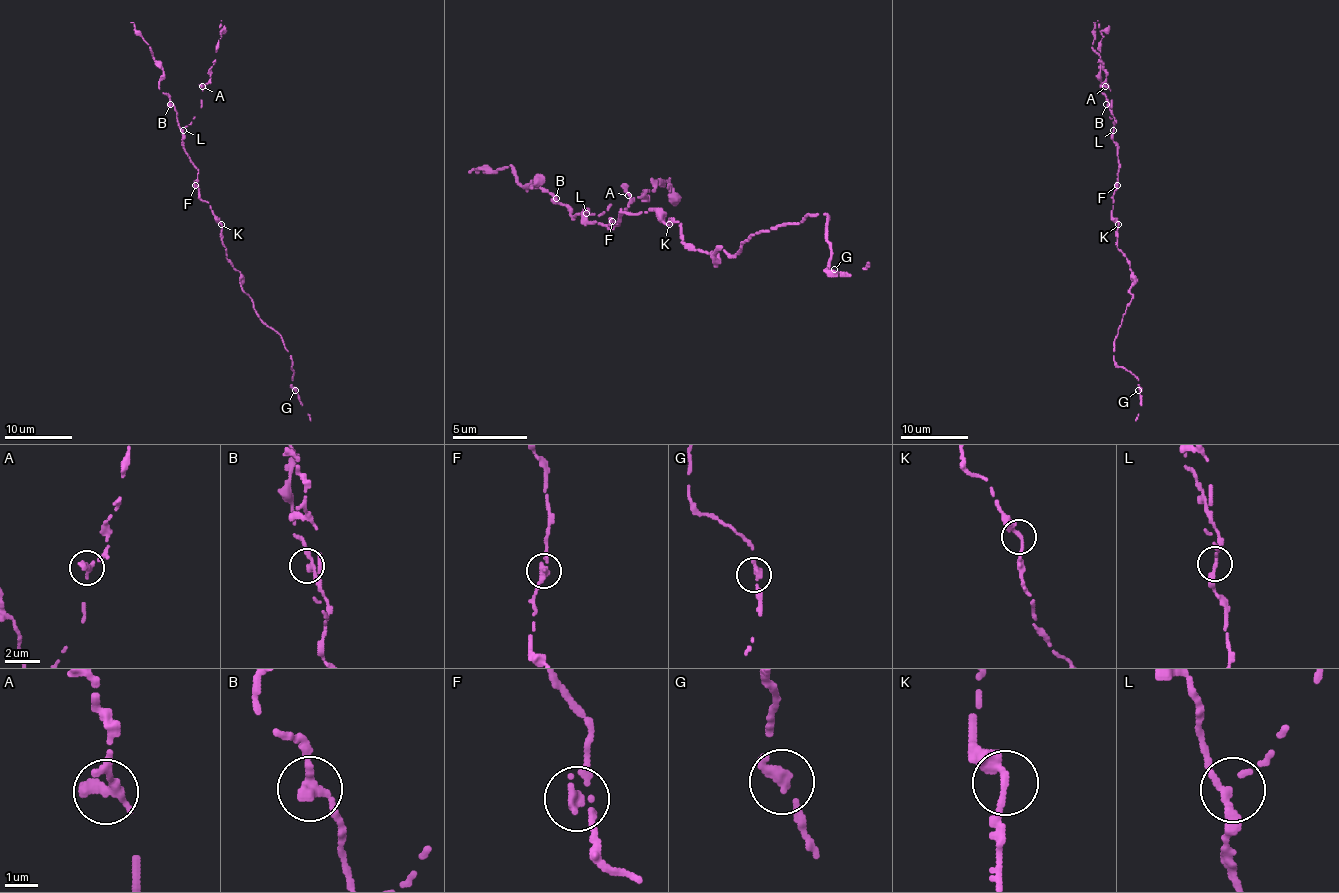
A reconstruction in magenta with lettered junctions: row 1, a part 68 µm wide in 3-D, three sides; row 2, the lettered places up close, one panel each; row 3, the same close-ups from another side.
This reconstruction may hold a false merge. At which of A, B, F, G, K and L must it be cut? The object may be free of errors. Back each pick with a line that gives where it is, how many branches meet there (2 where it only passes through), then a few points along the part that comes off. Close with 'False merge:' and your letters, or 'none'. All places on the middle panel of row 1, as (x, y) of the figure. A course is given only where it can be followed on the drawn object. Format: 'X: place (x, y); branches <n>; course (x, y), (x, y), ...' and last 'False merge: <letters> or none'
False merge: none

